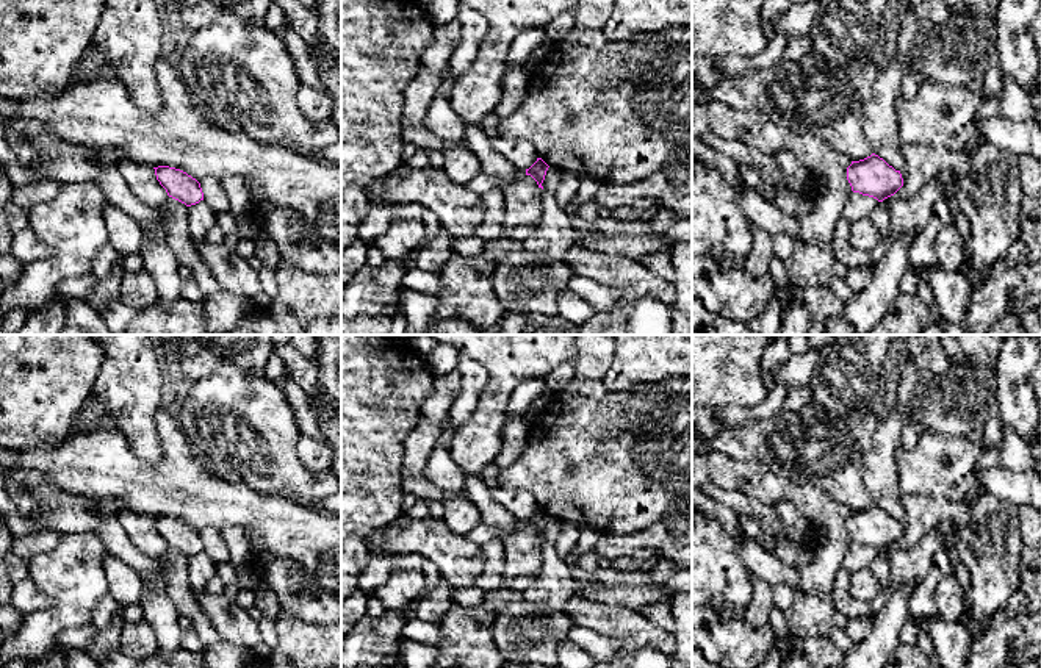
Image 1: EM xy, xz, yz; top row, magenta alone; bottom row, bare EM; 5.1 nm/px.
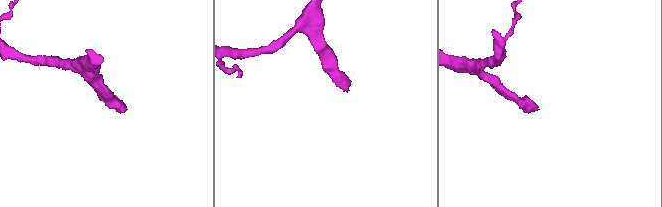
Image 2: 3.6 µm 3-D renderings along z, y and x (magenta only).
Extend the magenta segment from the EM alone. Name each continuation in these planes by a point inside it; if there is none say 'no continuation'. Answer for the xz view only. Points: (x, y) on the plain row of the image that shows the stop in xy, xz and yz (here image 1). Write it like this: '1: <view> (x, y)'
no continuation

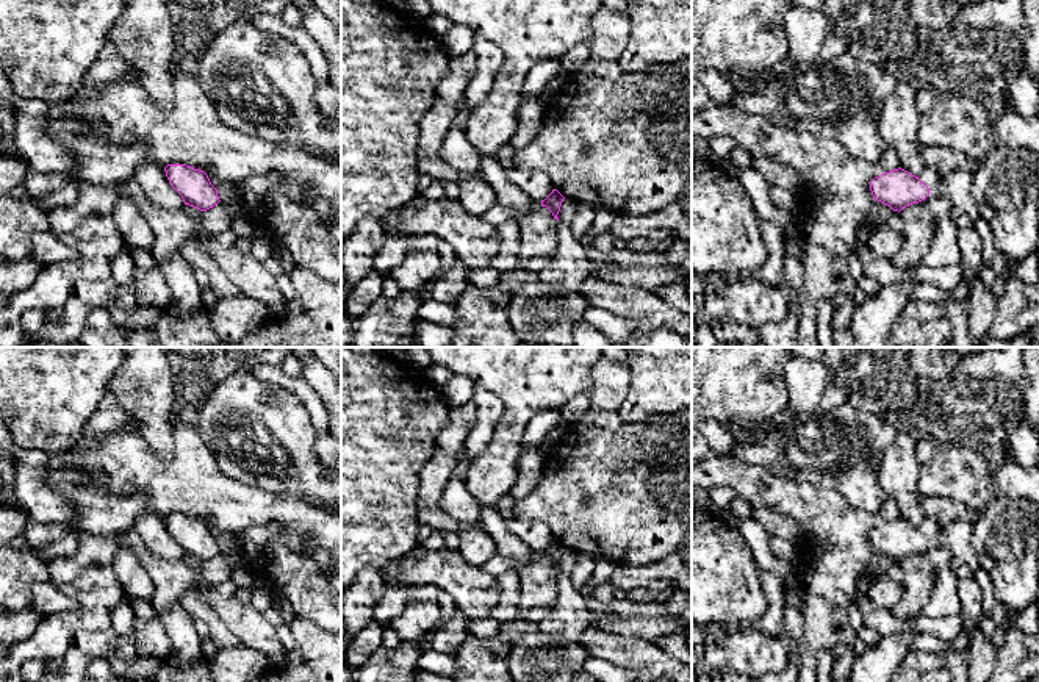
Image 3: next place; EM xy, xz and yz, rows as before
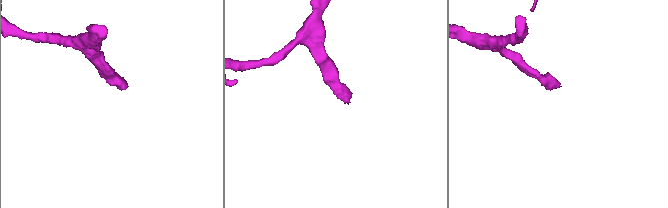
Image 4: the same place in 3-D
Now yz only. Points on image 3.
1: yz (956, 537)

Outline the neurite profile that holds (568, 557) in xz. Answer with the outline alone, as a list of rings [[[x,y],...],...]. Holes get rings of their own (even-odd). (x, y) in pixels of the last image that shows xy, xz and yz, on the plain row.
[[[565,547],[557,565],[559,571],[571,577],[577,557],[577,552]]]

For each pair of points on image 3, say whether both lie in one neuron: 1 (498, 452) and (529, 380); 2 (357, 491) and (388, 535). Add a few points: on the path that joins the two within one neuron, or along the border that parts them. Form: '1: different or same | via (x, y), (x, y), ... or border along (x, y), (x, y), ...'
1: same | via (507, 435), (523, 398)
2: same | via (357, 502), (377, 524)

